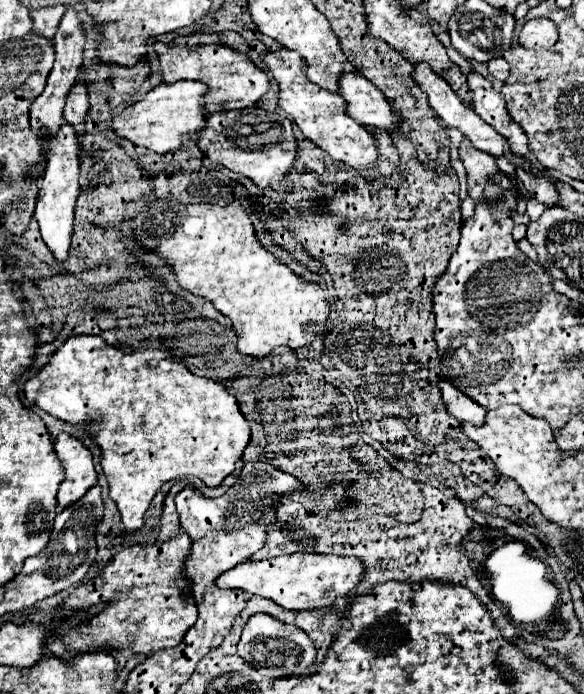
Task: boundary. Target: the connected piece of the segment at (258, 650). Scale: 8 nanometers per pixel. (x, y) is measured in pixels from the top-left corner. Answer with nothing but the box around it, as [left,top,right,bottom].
[239,614,315,678]

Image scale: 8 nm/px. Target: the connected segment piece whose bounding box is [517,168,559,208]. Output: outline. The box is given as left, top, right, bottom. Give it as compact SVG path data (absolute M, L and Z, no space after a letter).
M517 168L517 176L519 176L519 180L523 182L525 190L527 190L537 202L545 204L547 208L559 204L559 192L555 190L553 184L549 184L549 180L545 180L545 178L535 178L535 176L531 176L531 174L519 170L519 168Z

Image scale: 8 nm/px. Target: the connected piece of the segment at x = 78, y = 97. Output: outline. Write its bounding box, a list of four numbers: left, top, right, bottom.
[65,80,89,136]

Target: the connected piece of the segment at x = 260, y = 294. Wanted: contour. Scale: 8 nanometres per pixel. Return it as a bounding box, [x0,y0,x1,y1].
[135,198,329,358]

